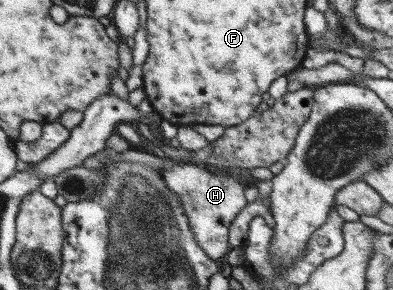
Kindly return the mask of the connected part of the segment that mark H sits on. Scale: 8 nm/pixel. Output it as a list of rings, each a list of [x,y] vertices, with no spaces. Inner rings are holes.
[[[174,164],[172,168],[157,168],[166,186],[178,195],[179,201],[187,216],[192,234],[200,248],[212,259],[220,260],[232,249],[228,243],[228,228],[240,210],[244,210],[248,202],[244,197],[245,183],[232,175],[189,164]]]

